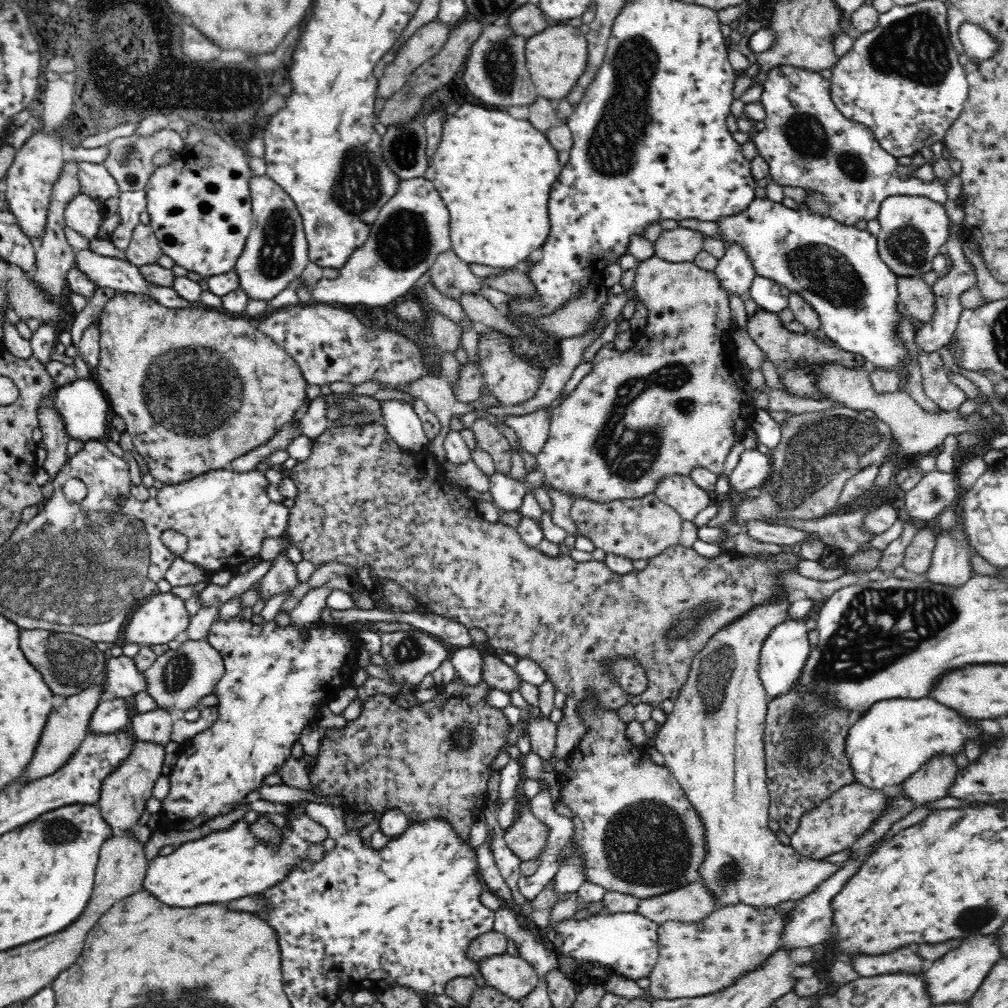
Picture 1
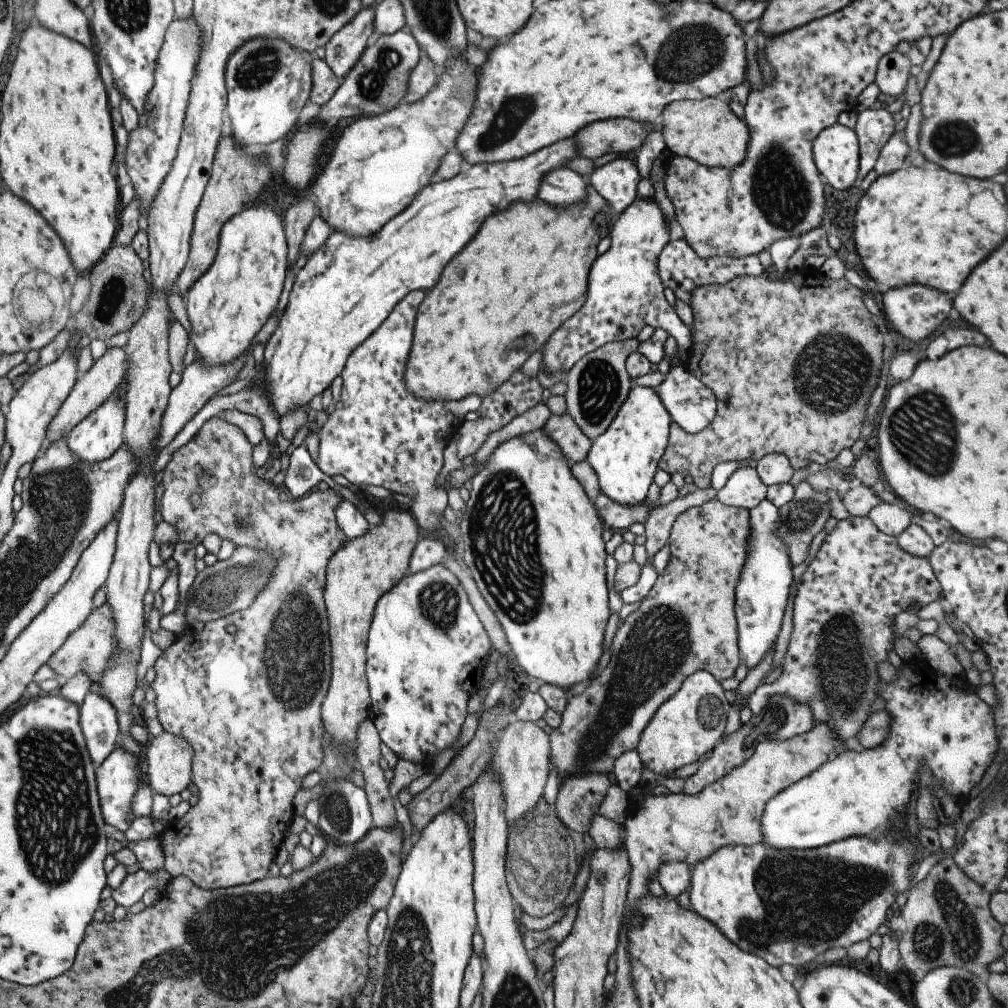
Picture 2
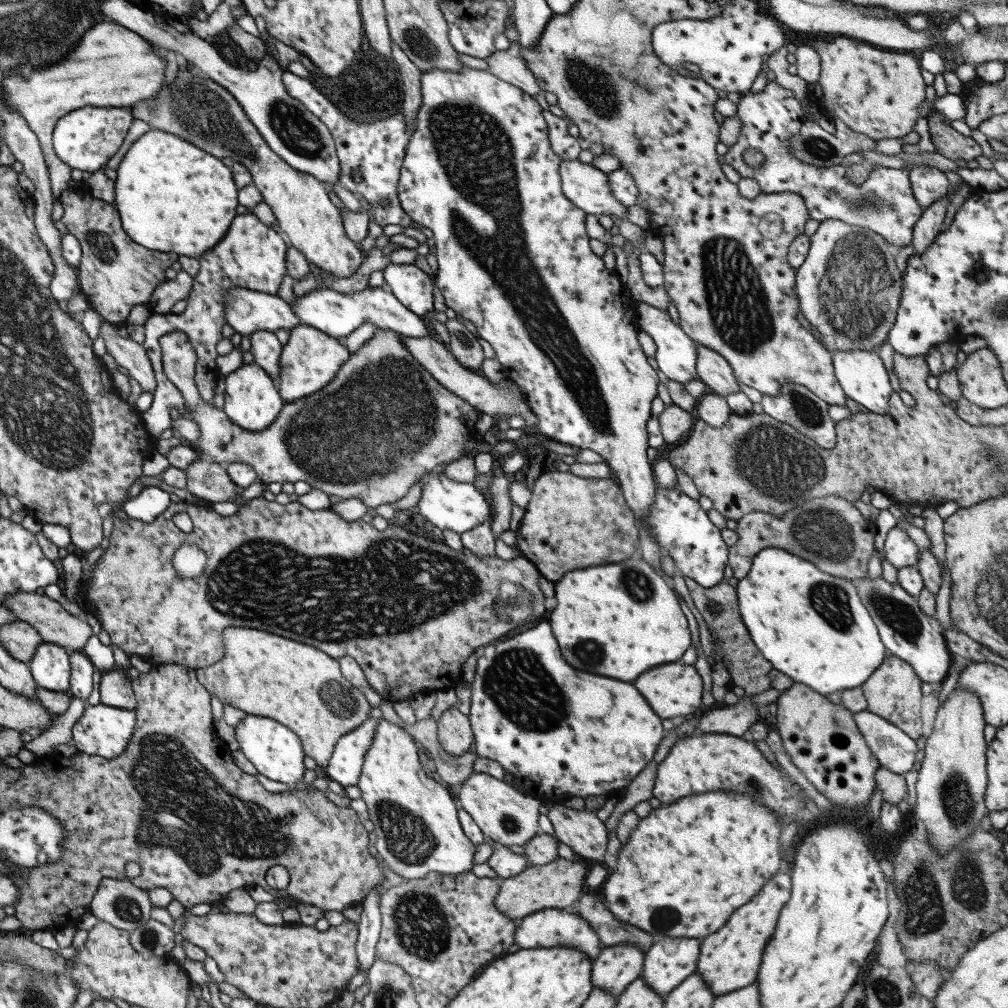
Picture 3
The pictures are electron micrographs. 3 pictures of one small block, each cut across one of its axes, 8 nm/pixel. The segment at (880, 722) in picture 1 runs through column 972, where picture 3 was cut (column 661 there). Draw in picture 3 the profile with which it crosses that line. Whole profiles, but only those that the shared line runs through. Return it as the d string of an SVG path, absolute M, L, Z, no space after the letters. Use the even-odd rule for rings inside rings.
M547 622L503 642L487 644L485 654L477 658L475 676L469 686L469 722L475 740L475 756L501 766L517 784L525 786L529 796L545 804L563 802L567 798L599 798L627 788L647 762L653 760L651 756L663 738L661 720L631 684L569 668L559 654Z

